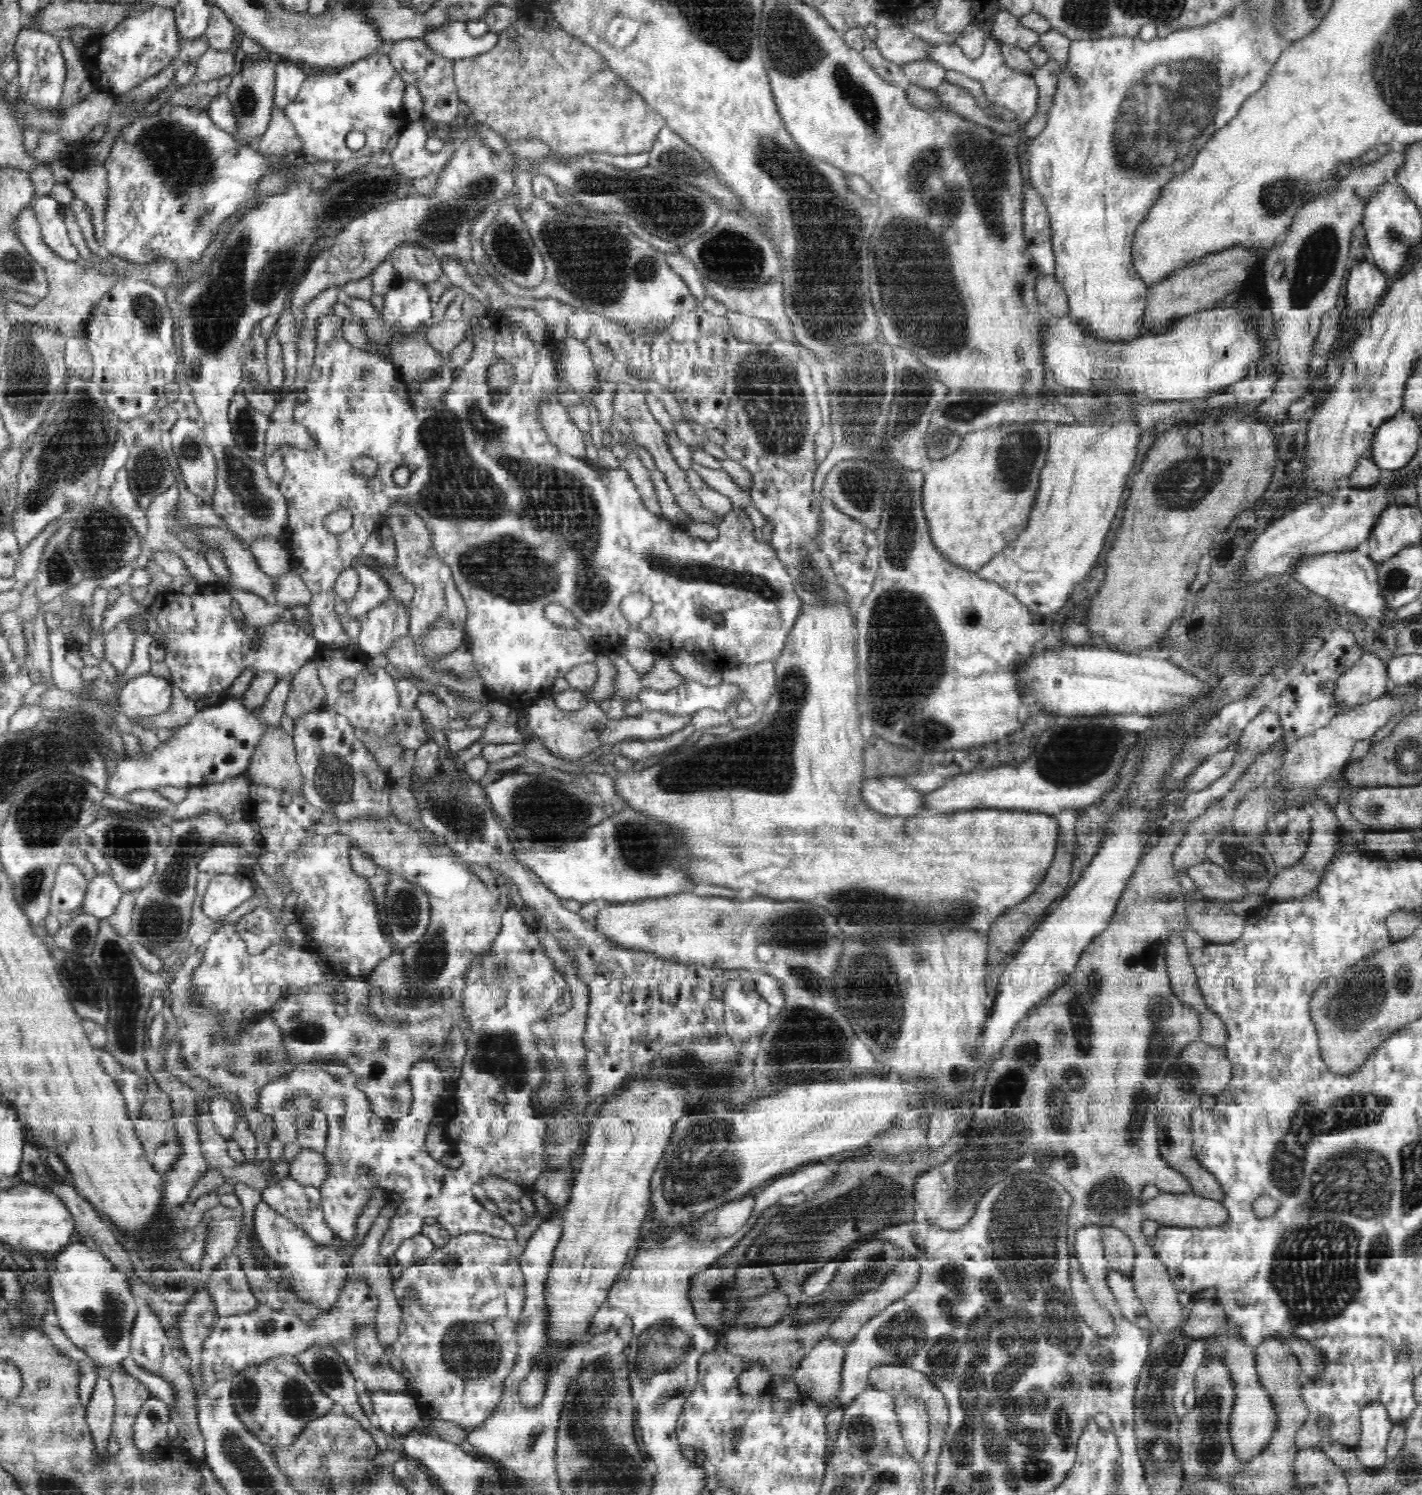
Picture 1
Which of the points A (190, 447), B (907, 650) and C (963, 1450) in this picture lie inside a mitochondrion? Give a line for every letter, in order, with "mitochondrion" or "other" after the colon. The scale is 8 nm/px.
A: mitochondrion
B: mitochondrion
C: other

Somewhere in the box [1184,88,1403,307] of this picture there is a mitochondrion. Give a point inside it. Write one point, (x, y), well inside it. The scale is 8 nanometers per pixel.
(1274, 198)

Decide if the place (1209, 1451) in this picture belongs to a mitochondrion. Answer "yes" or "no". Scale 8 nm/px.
yes

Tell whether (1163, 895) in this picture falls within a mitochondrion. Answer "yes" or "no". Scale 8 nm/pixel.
yes

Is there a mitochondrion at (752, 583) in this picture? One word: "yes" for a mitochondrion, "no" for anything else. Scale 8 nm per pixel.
yes

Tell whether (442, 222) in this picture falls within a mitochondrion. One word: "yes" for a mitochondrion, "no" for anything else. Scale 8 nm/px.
yes

